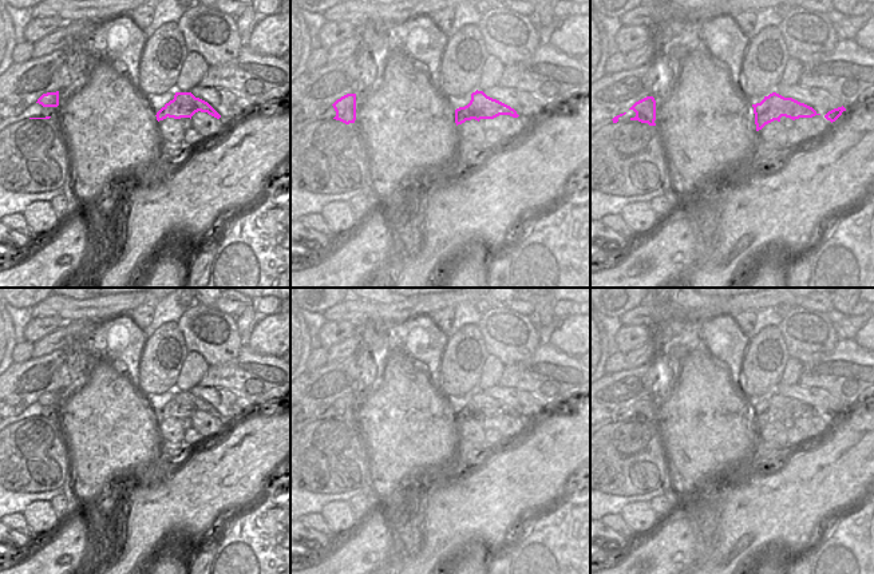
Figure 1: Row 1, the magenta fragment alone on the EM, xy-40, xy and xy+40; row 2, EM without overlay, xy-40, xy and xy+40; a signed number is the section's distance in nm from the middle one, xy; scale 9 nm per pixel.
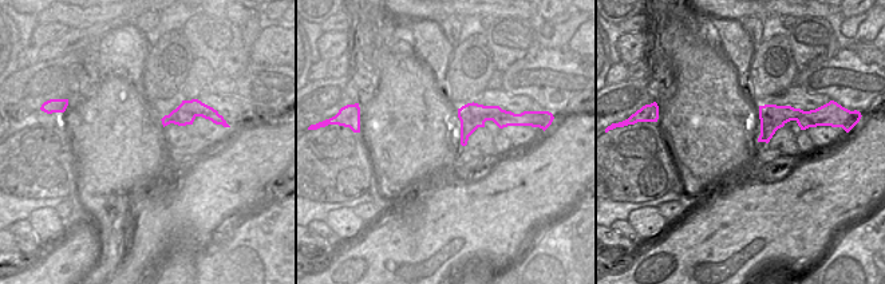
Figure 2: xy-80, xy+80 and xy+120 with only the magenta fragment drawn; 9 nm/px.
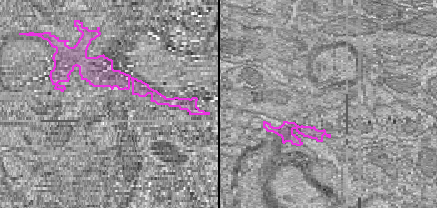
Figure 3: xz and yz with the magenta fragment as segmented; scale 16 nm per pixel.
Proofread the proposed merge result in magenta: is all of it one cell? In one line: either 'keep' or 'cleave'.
cleave

